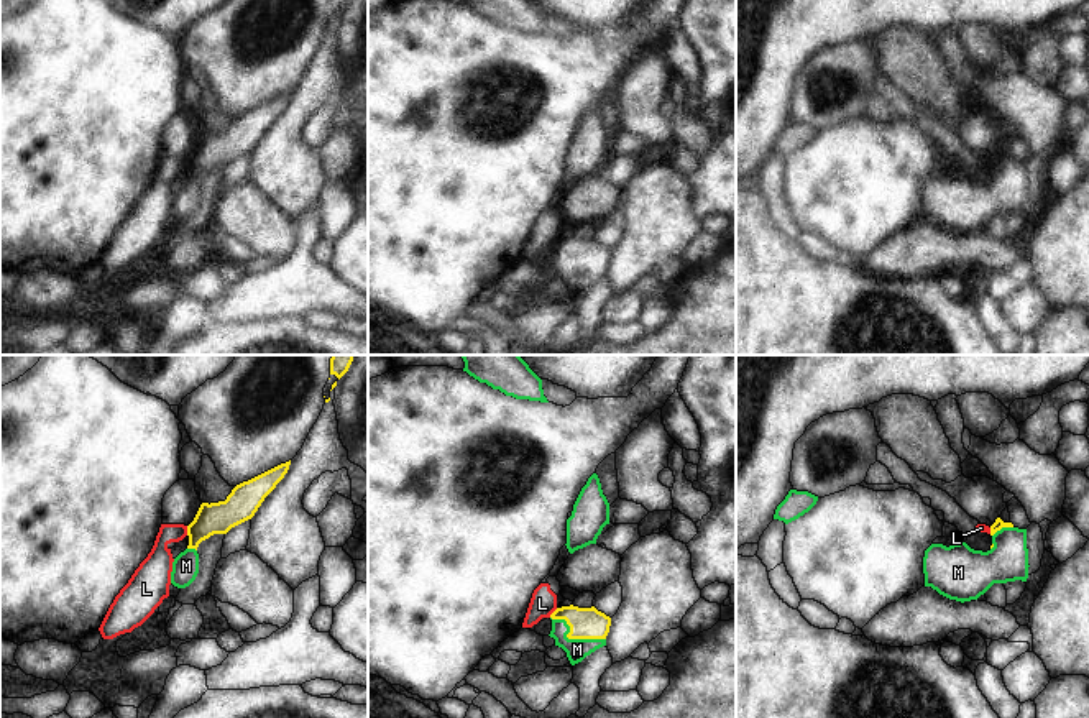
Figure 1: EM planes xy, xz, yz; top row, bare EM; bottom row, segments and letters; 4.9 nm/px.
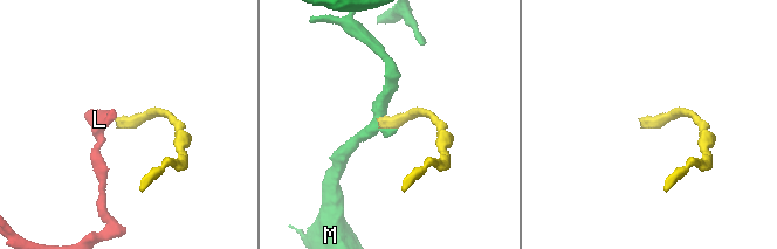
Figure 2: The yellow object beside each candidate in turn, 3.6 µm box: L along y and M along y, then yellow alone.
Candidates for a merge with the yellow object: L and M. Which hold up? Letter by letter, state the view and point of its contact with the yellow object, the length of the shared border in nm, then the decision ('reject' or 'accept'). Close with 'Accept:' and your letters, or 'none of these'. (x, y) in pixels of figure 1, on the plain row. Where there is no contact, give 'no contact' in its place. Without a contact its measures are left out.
L: xy (188, 163) | 50 nm | reject
M: xz (572, 270) | 300 nm | accept
Accept: M

